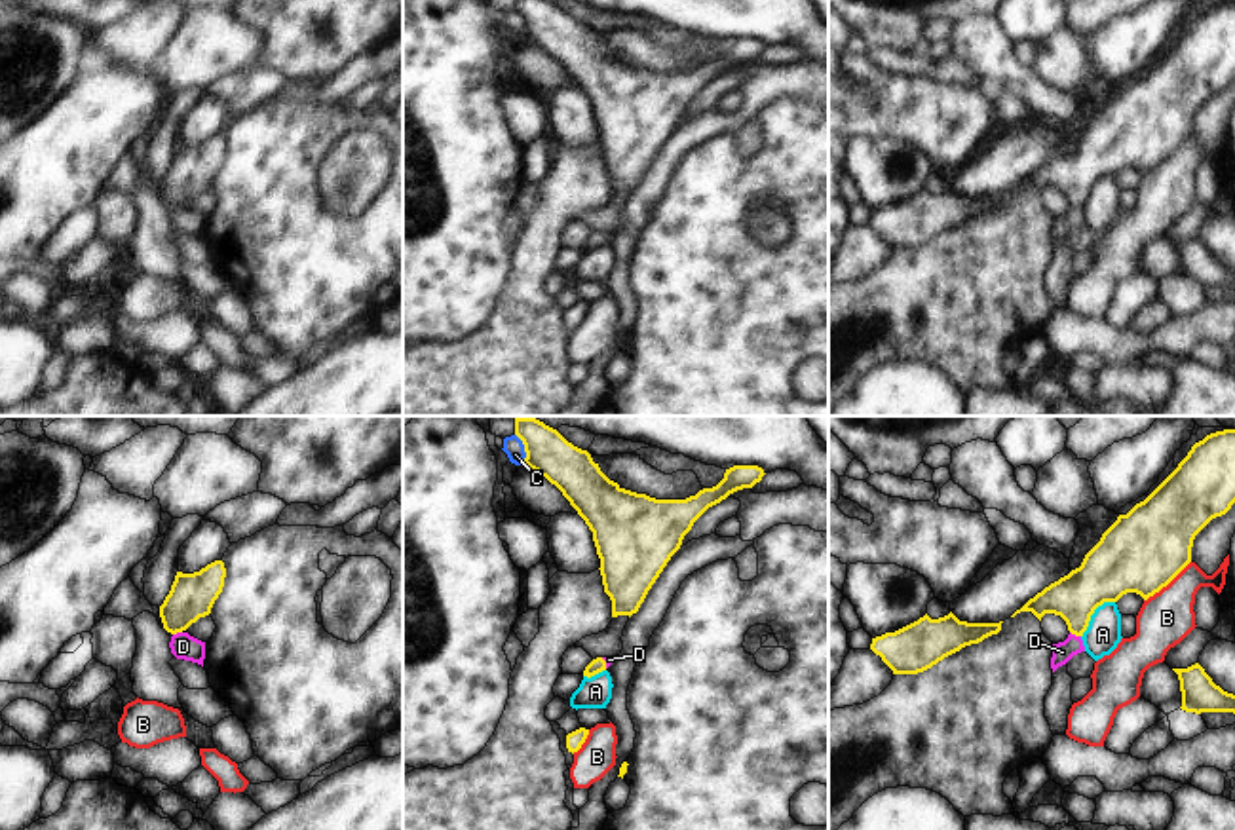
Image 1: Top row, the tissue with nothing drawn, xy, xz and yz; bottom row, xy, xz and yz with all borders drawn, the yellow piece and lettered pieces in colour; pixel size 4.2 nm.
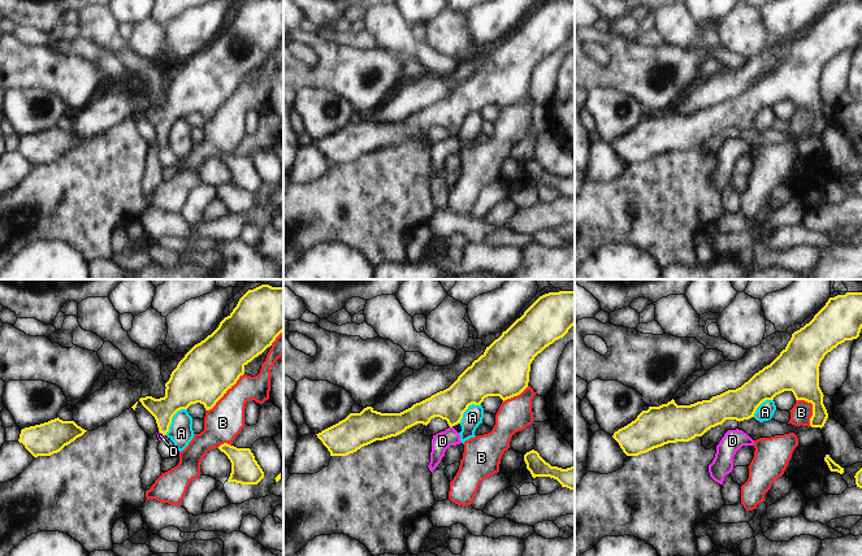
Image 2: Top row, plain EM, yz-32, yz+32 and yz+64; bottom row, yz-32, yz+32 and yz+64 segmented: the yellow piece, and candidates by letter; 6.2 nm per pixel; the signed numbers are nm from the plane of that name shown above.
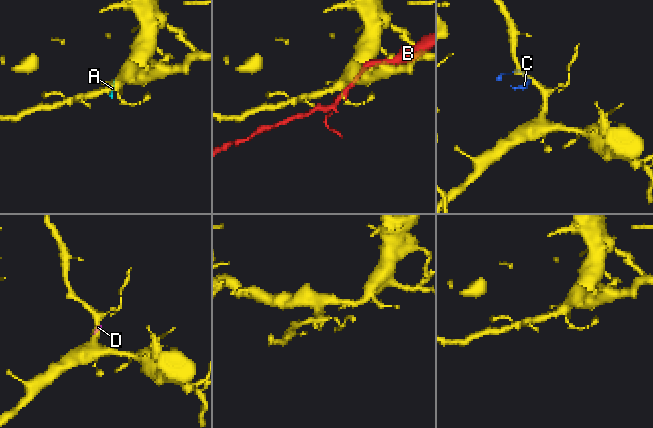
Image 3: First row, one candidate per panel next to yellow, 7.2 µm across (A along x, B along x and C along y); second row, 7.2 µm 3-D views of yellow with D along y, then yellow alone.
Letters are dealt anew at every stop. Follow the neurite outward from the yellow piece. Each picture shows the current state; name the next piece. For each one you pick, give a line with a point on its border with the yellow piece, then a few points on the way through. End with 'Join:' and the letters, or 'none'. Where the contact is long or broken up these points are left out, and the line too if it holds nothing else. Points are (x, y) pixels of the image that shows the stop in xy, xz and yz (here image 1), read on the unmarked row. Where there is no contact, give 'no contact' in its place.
D: yz (1076, 209) | across yz (1074, 171), (1076, 209), (1063, 226)
Join: D

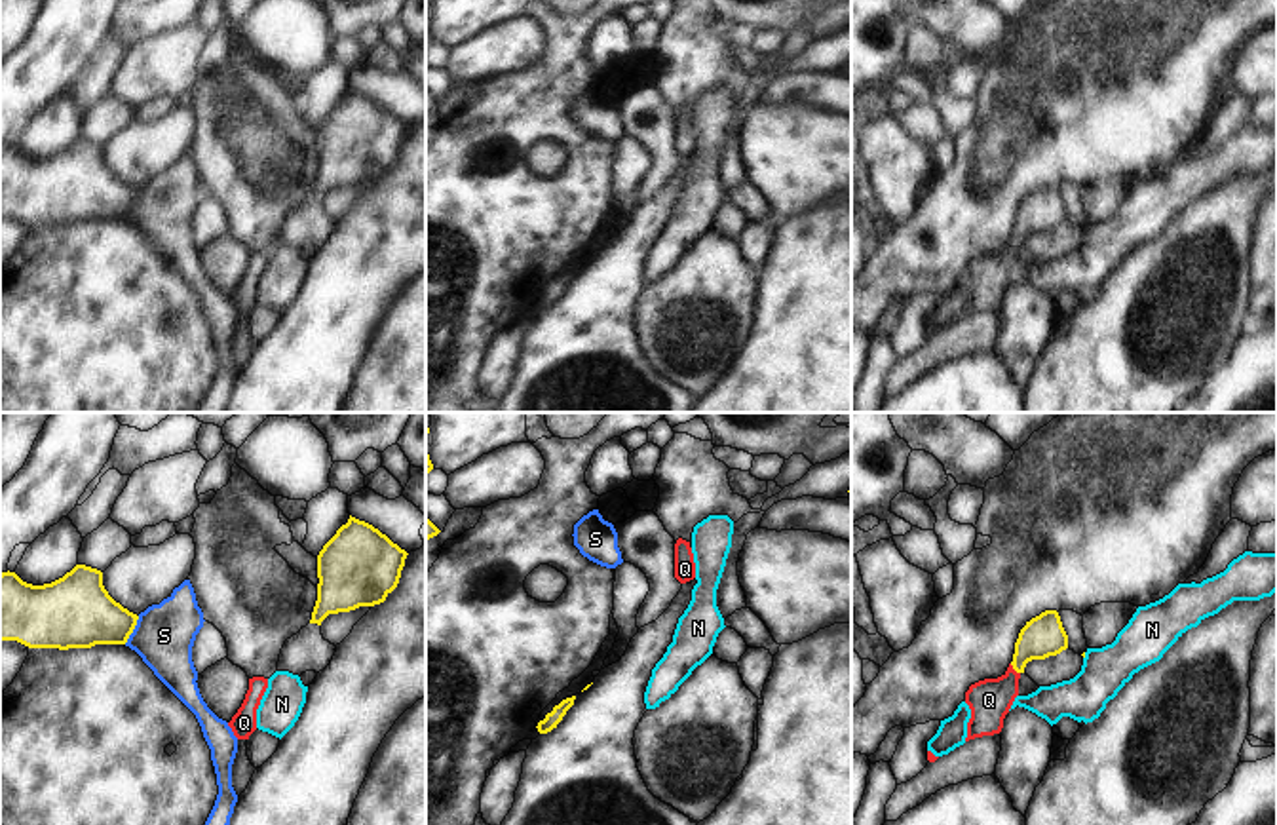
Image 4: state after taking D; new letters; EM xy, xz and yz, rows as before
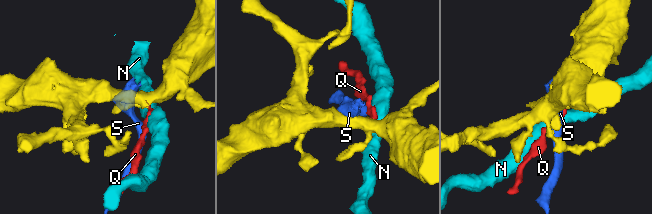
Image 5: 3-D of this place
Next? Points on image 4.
Q: yz (1015, 244) | across yz (1044, 210), (1019, 234), (1015, 244), (989, 274)
Join: Q

